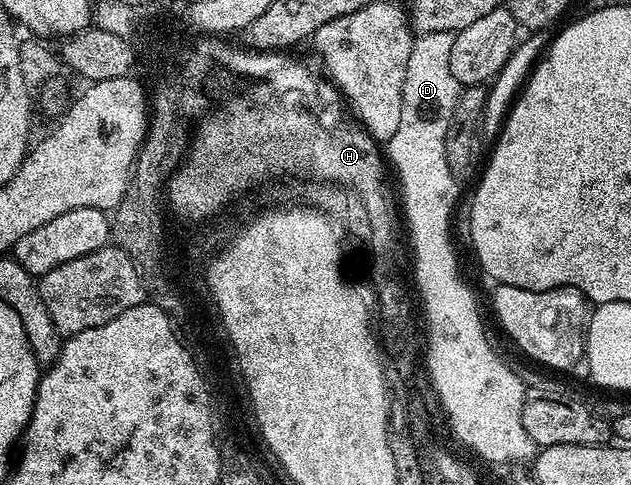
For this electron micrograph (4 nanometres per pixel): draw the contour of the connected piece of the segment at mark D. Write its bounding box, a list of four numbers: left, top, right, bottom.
[388,32,536,461]

